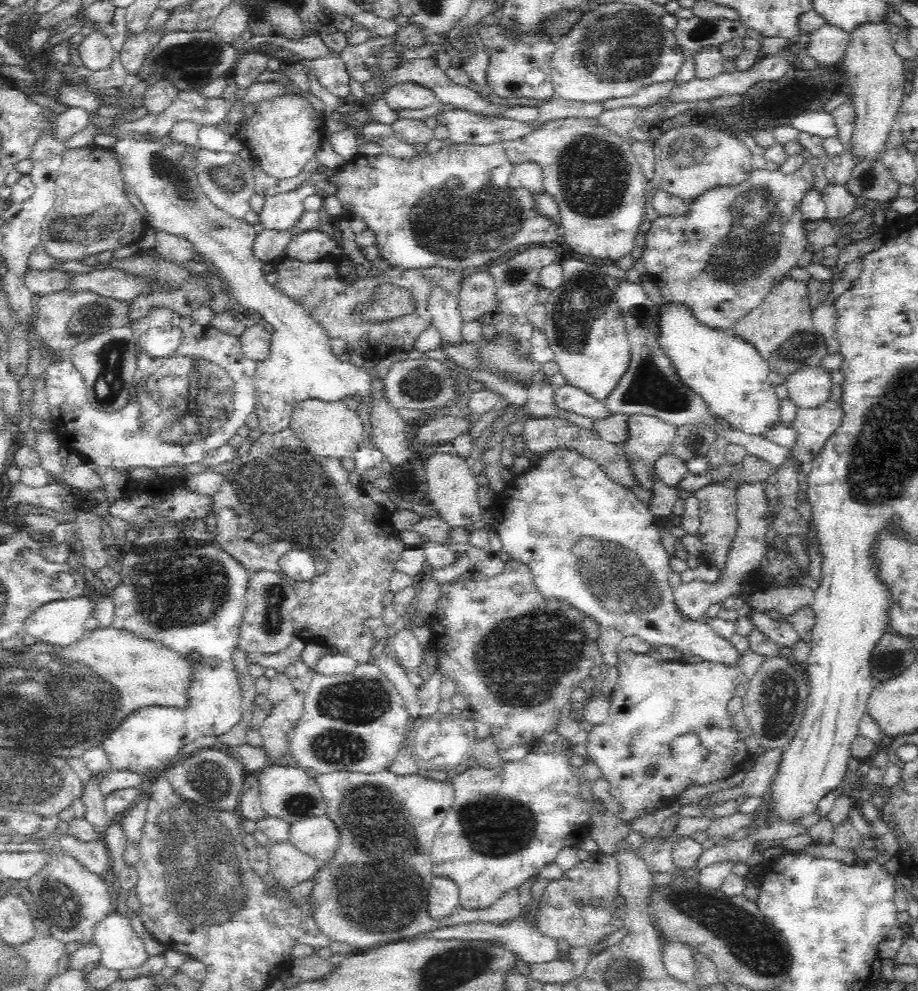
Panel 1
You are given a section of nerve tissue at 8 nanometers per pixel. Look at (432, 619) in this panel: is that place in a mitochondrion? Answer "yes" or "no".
no

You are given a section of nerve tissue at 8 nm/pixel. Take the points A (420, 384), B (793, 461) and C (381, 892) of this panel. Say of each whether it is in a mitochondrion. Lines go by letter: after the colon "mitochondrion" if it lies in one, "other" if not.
A: mitochondrion
B: other
C: mitochondrion

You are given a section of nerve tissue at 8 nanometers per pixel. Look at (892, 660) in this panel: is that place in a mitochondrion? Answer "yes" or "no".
yes

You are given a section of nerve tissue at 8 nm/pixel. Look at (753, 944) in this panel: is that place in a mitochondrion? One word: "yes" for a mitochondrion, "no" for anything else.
yes

